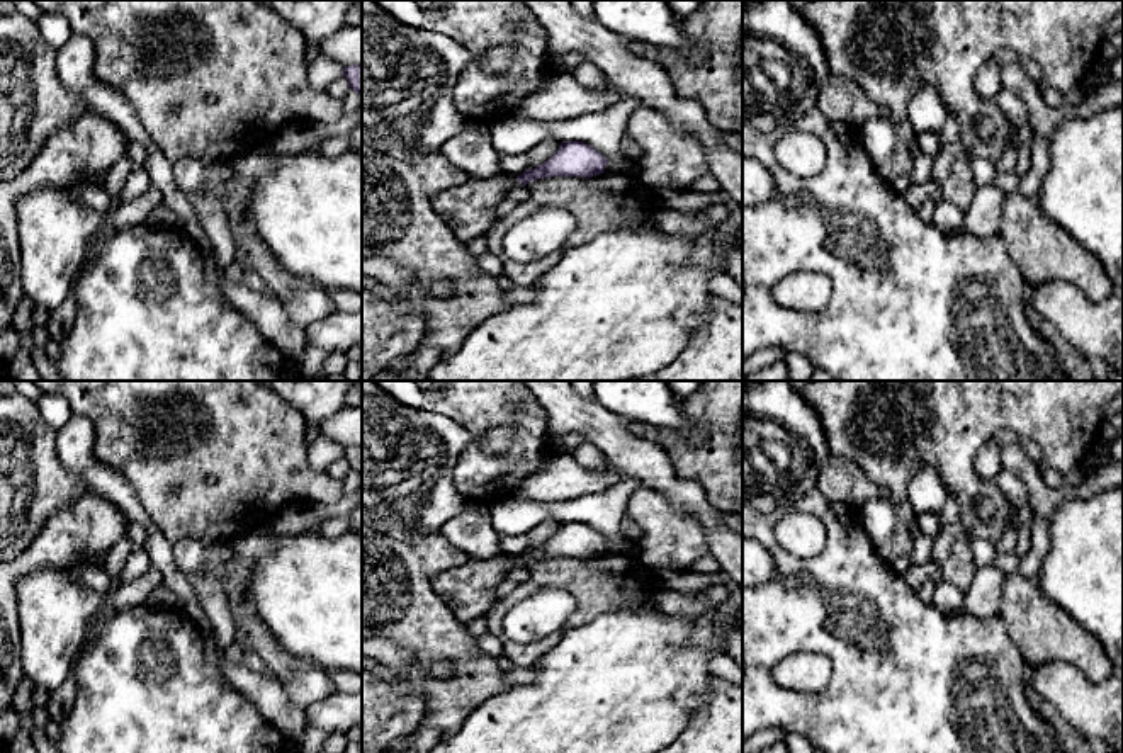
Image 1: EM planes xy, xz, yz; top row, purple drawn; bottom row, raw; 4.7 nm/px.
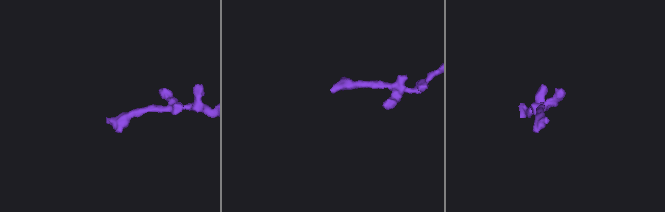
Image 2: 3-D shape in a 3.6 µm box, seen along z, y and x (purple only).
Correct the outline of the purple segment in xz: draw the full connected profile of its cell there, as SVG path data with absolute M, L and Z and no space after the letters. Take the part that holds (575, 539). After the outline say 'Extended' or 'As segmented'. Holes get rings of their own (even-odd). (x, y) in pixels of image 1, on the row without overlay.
M564 522L559 530L542 546L525 551L518 558L498 554L494 558L471 558L454 569L438 571L433 590L445 600L454 615L467 626L486 615L494 602L496 588L516 566L547 558L591 559L605 552L608 541L583 522Z. Extended

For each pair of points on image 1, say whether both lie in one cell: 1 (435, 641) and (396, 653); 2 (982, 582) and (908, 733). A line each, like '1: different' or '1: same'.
1: different
2: different

